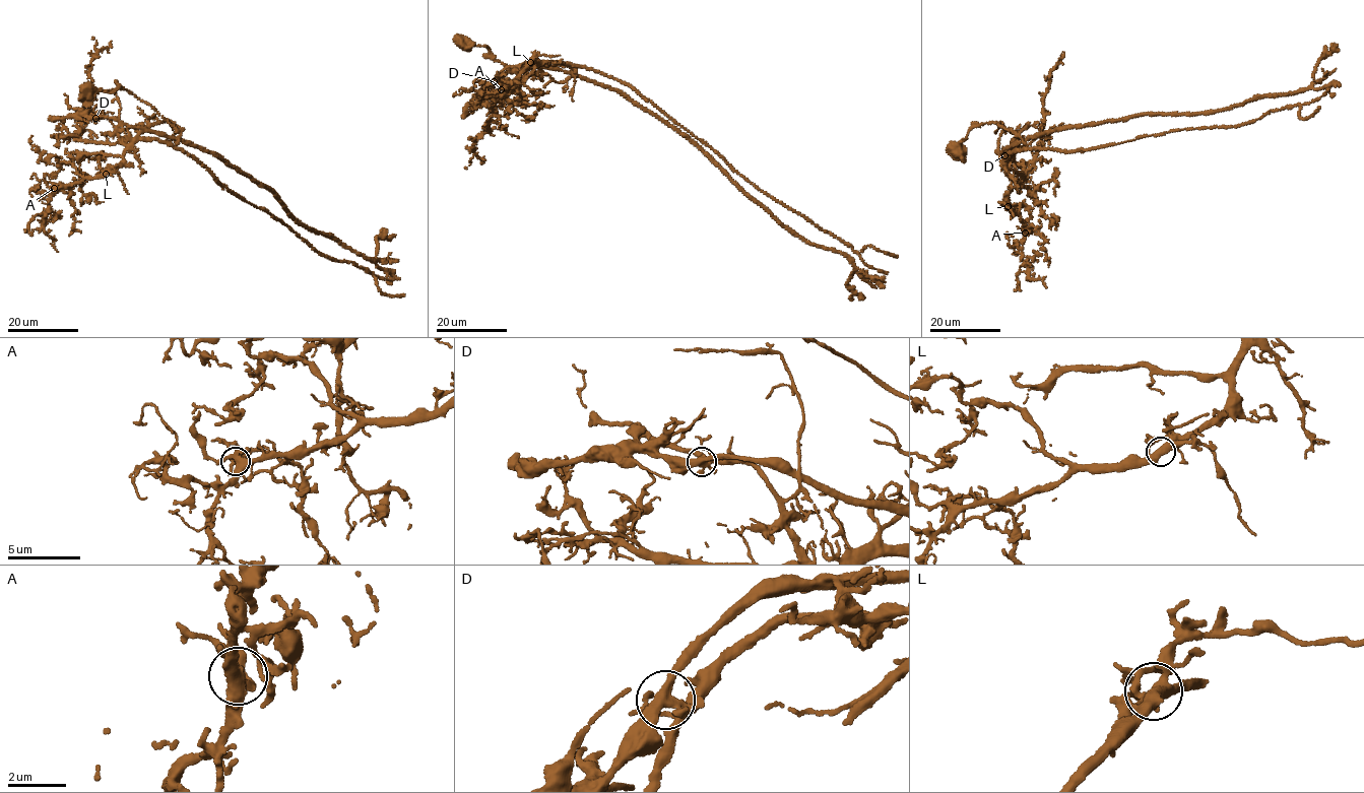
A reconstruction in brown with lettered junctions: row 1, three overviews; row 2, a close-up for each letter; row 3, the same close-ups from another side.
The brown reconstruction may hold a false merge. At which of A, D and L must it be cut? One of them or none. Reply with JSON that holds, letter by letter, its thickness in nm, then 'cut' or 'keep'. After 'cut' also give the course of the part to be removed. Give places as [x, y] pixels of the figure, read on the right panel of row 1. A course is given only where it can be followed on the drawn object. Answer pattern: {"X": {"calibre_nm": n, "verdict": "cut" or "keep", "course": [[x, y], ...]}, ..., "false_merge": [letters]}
{"A": {"calibre_nm": 360, "verdict": "keep"}, "D": {"calibre_nm": 380, "verdict": "cut", "course": [[1004, 155], [997, 153], [1059, 127], [1140, 114], [1197, 113], [1305, 88], [1313, 82], [1317, 62], [1338, 46]]}, "L": {"calibre_nm": 400, "verdict": "keep"}, "false_merge": ["D"]}

